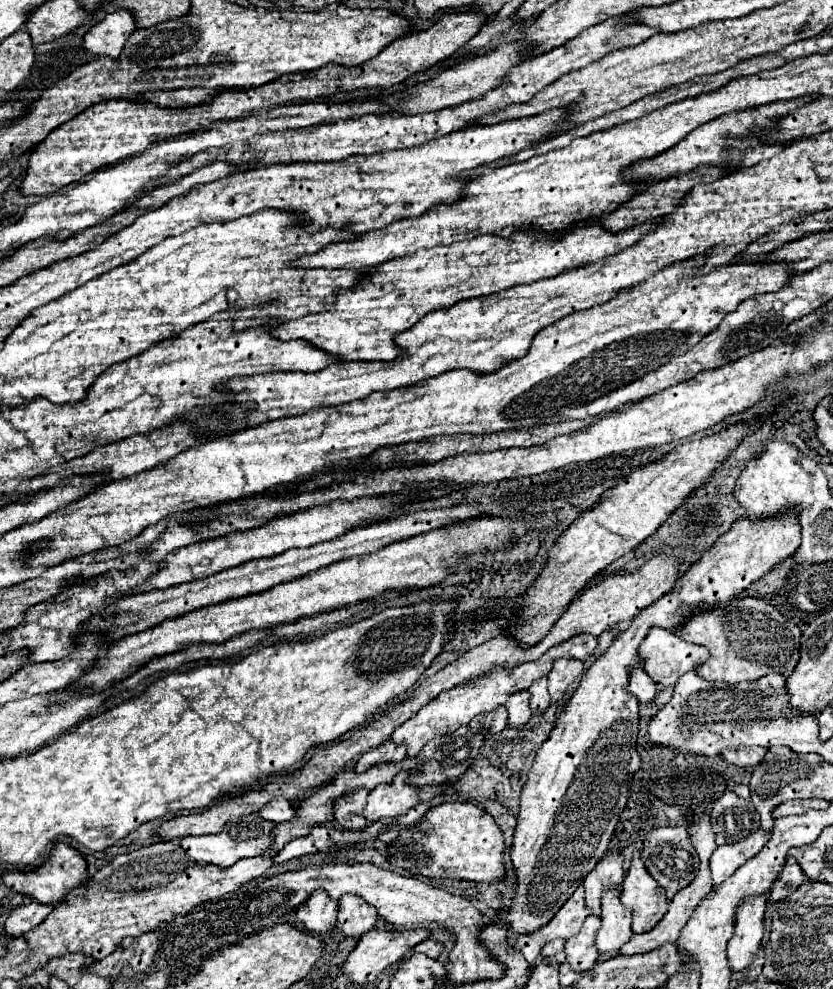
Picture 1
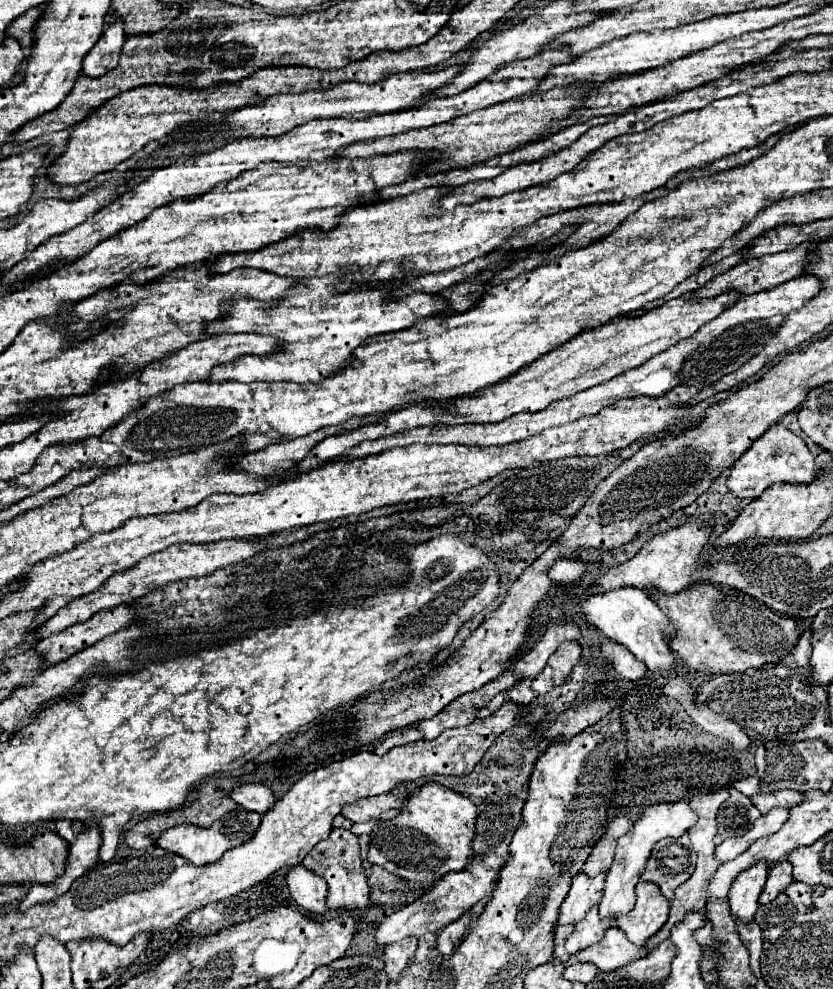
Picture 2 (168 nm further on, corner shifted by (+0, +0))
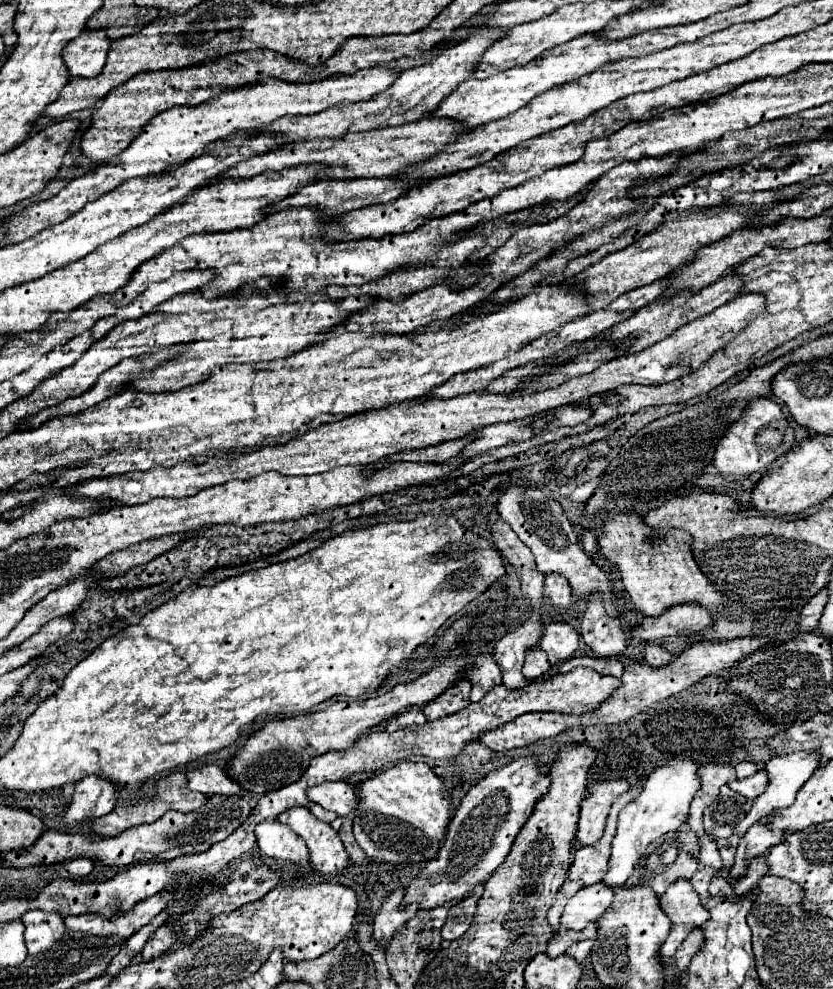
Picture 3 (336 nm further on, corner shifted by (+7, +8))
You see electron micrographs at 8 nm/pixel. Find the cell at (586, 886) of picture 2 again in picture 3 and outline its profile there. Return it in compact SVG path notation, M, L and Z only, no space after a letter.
M633 786L613 802L601 840L593 846L583 846L575 852L575 862L569 870L569 880L579 878L579 880L585 882L585 886L591 886L591 884L597 884L597 882L603 880L603 876L609 868L611 840L613 840L615 830L617 830L617 814L621 812L621 808L625 804L629 804L633 798L637 798L639 792L641 792L641 786Z

